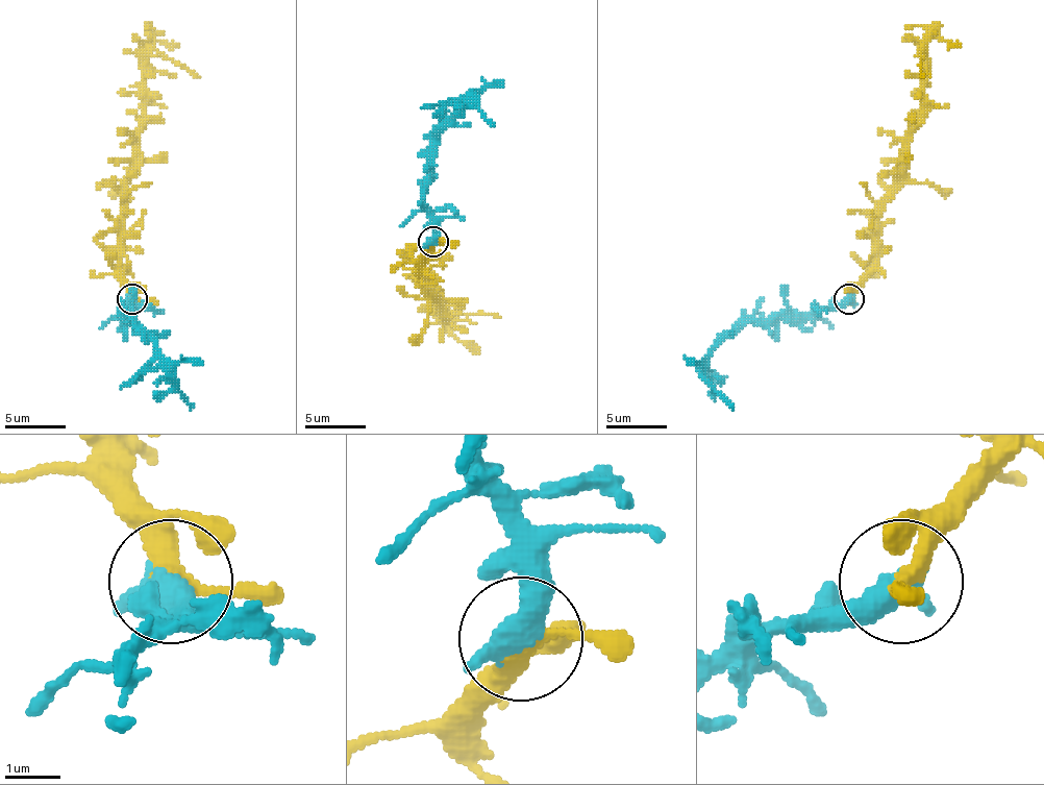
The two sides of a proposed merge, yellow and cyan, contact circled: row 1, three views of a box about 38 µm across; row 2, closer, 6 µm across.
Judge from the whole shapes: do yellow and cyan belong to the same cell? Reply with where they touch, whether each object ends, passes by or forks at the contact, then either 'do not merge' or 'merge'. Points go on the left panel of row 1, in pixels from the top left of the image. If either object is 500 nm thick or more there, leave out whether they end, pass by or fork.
(132, 298) | yellow passes by | cyan passes by | merge

